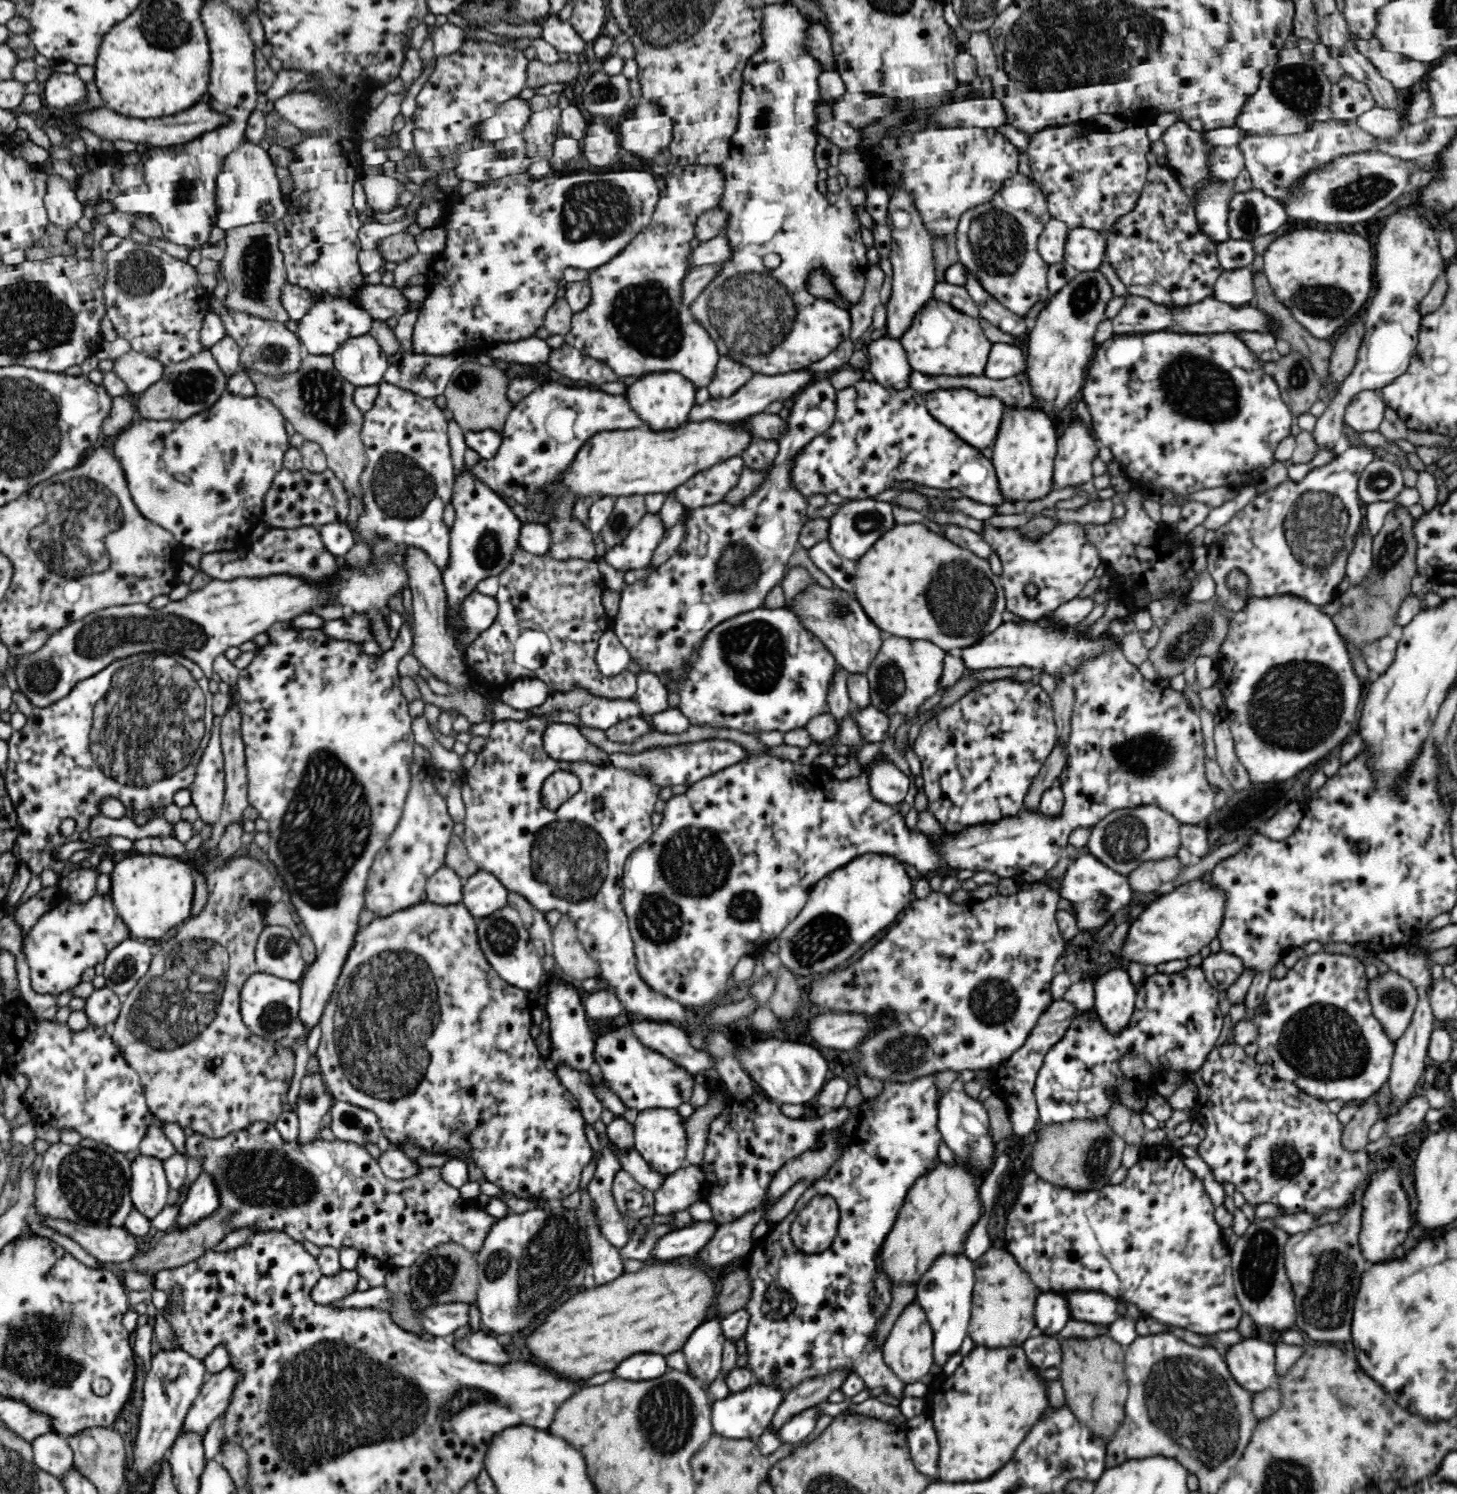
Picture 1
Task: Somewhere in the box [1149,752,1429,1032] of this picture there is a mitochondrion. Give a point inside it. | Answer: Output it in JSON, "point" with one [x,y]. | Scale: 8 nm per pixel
{"point":[1391,997]}

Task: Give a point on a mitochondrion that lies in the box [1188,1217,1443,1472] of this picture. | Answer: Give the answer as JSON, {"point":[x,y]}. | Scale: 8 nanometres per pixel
{"point":[1327,1300]}

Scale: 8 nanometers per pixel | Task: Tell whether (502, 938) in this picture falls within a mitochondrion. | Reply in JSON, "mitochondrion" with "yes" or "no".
{"mitochondrion":"yes"}

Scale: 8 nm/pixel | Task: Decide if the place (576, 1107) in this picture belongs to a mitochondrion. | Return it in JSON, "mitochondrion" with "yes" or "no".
{"mitochondrion":"no"}

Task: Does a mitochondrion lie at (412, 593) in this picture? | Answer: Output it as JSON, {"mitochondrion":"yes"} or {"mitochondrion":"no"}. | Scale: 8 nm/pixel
{"mitochondrion":"no"}

